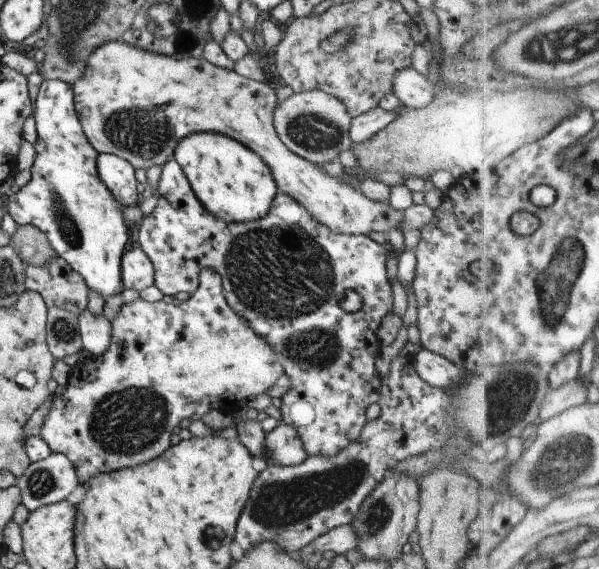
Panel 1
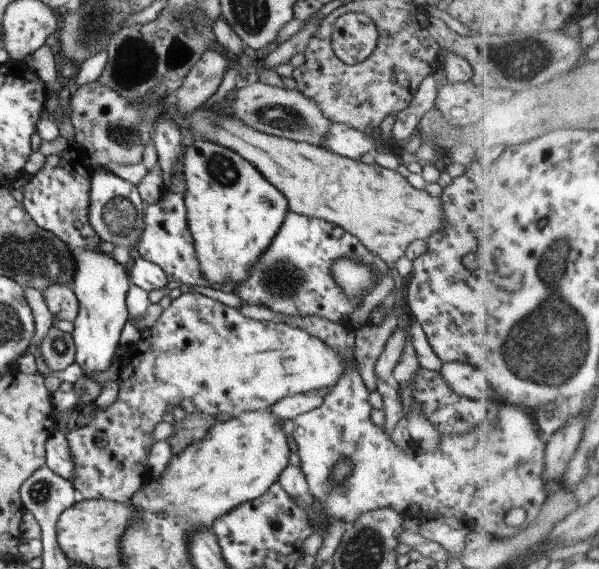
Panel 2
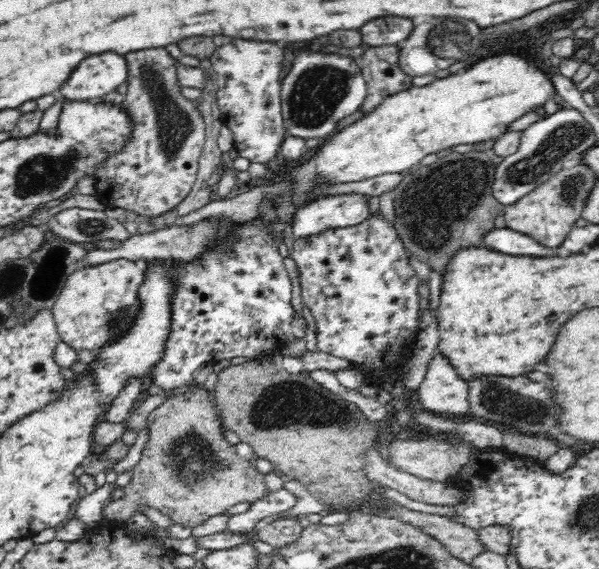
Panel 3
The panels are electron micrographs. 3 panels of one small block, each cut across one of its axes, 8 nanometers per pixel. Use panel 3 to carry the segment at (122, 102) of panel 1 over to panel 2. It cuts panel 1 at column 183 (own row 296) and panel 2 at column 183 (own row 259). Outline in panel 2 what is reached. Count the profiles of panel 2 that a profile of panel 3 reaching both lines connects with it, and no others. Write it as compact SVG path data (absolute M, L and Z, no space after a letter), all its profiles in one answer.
M206 104L190 118L182 119L181 126L190 128L196 138L217 142L237 152L284 195L289 210L344 228L390 268L414 240L426 241L430 234L442 228L440 198L414 189L398 171L352 160L307 142L292 142L254 130L242 120L219 116Z

